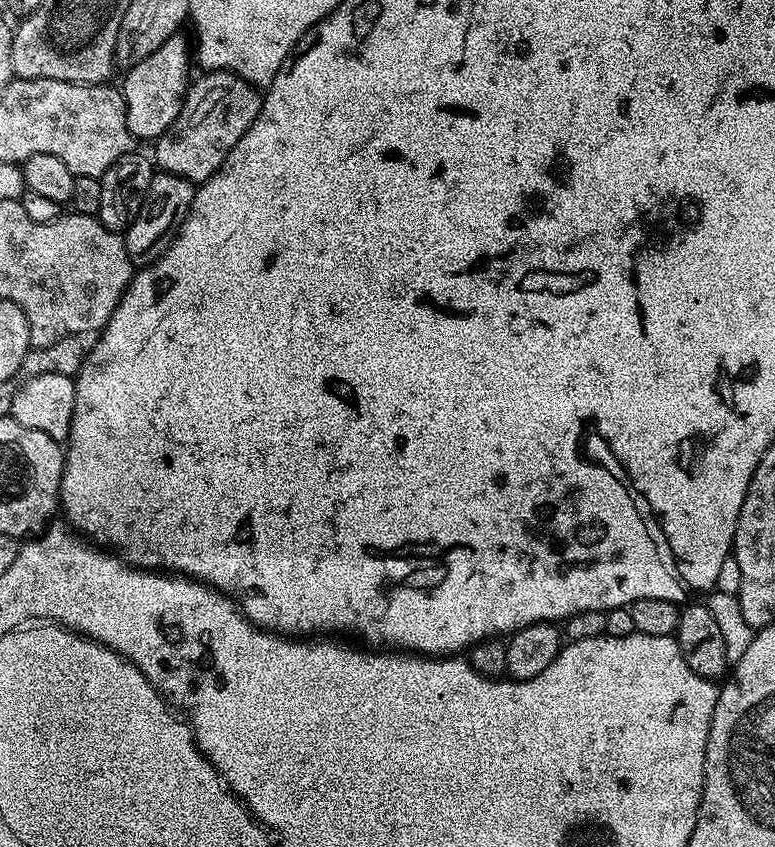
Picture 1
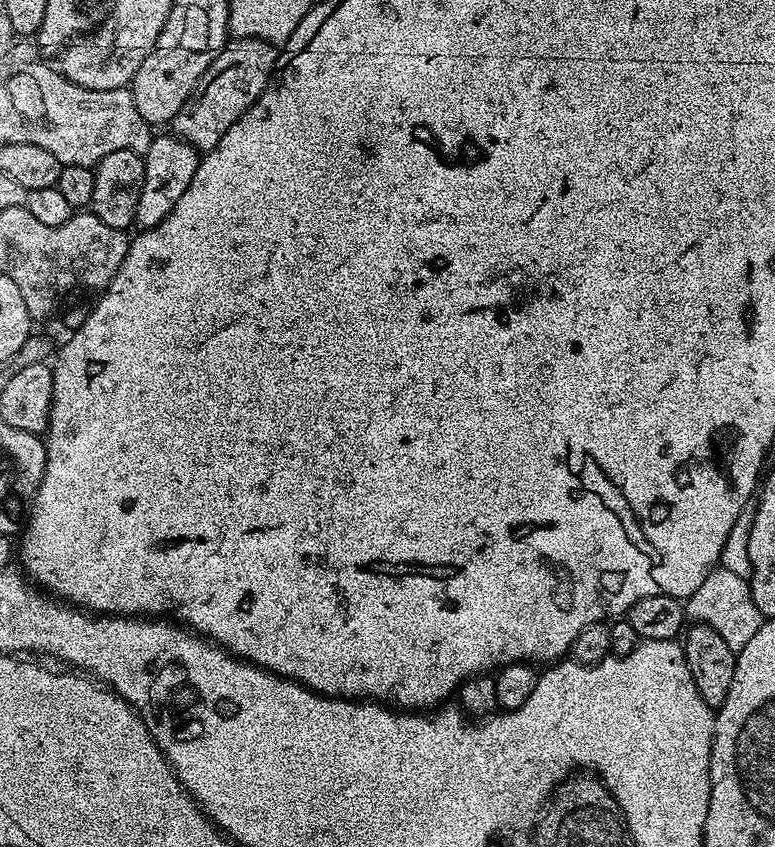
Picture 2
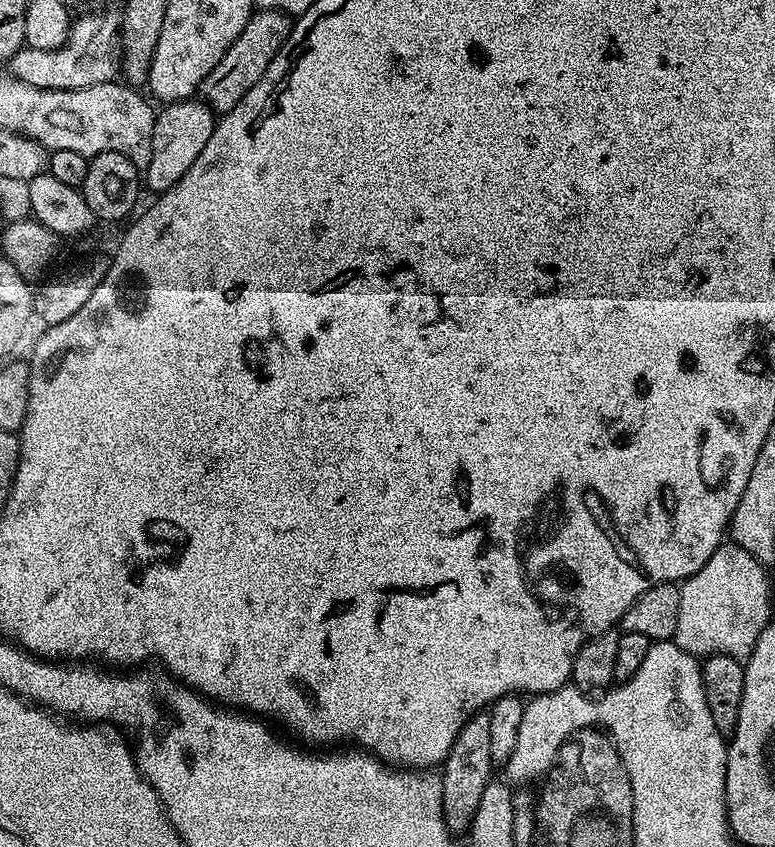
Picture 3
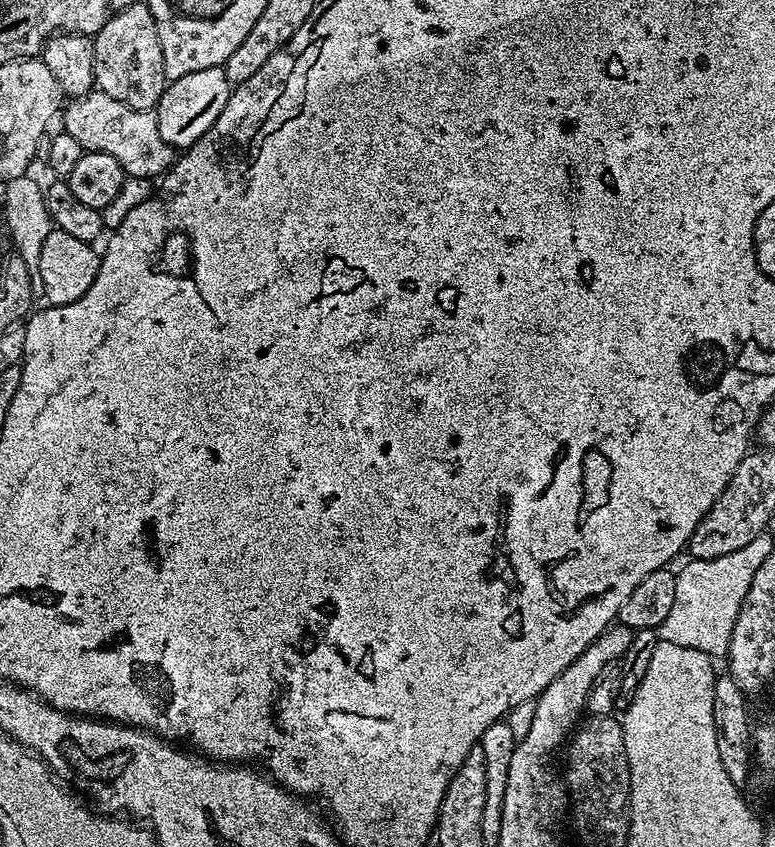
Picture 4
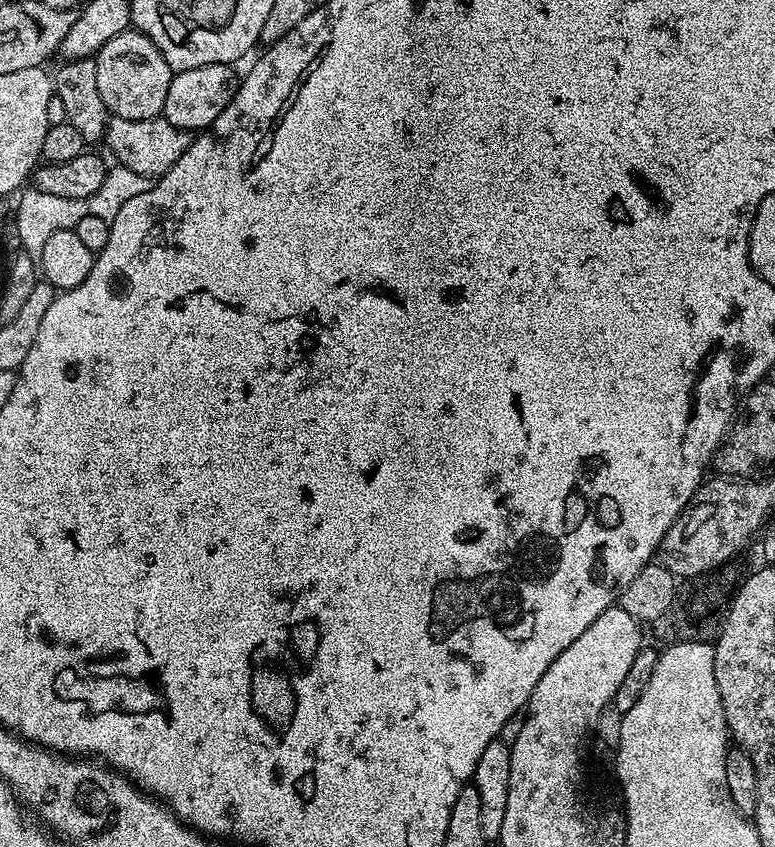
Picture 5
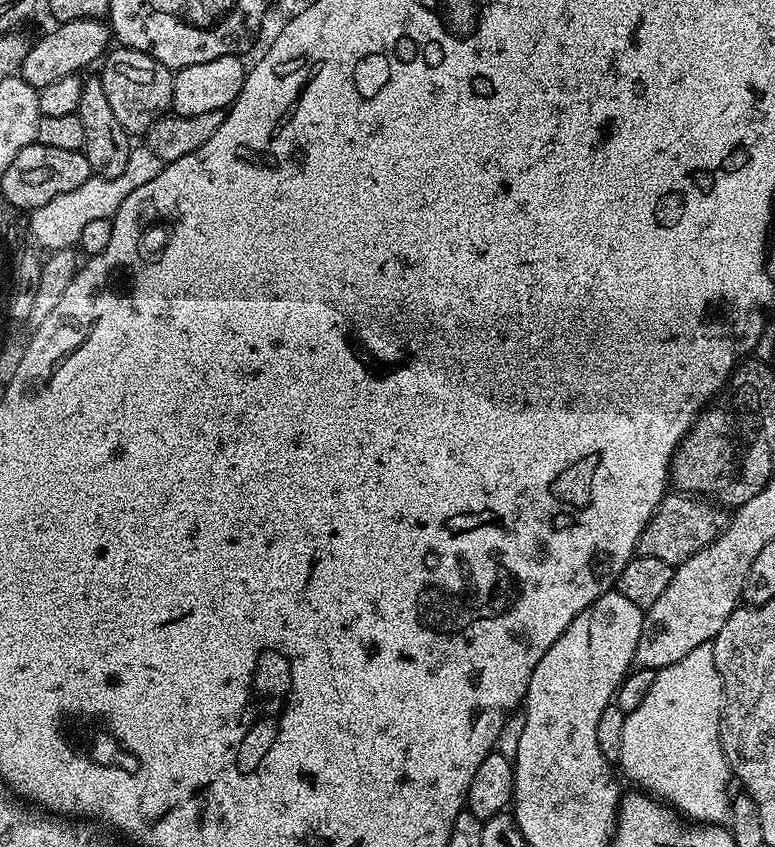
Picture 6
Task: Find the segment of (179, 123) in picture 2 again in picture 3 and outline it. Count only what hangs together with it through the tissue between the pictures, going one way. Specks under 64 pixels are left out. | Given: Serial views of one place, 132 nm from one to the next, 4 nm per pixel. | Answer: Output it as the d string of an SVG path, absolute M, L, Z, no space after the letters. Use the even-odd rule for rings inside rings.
M275 8L253 11L242 34L238 34L230 50L222 54L218 66L214 66L214 70L210 70L210 74L206 74L206 78L200 84L199 95L203 97L213 113L229 112L234 110L234 106L238 106L238 102L242 102L244 95L259 82L262 74L266 74L270 62L274 62L280 47L287 42L288 35L292 32L292 25L293 21L288 13Z

